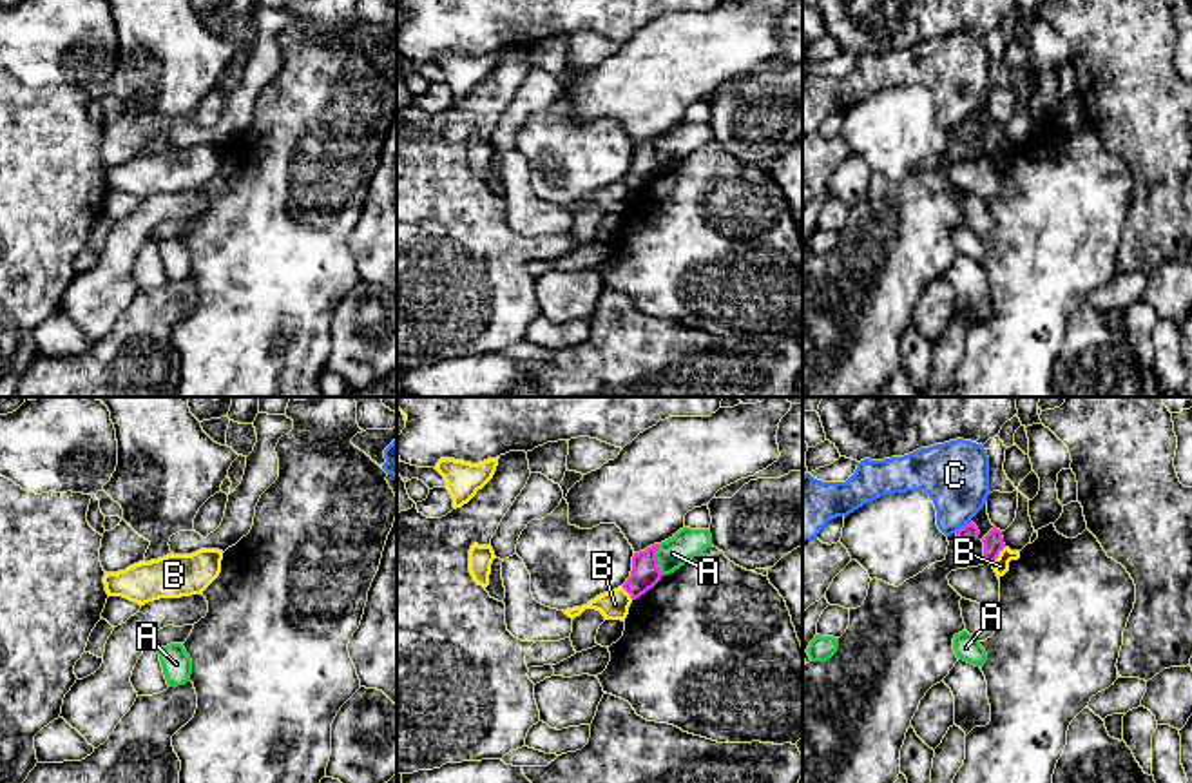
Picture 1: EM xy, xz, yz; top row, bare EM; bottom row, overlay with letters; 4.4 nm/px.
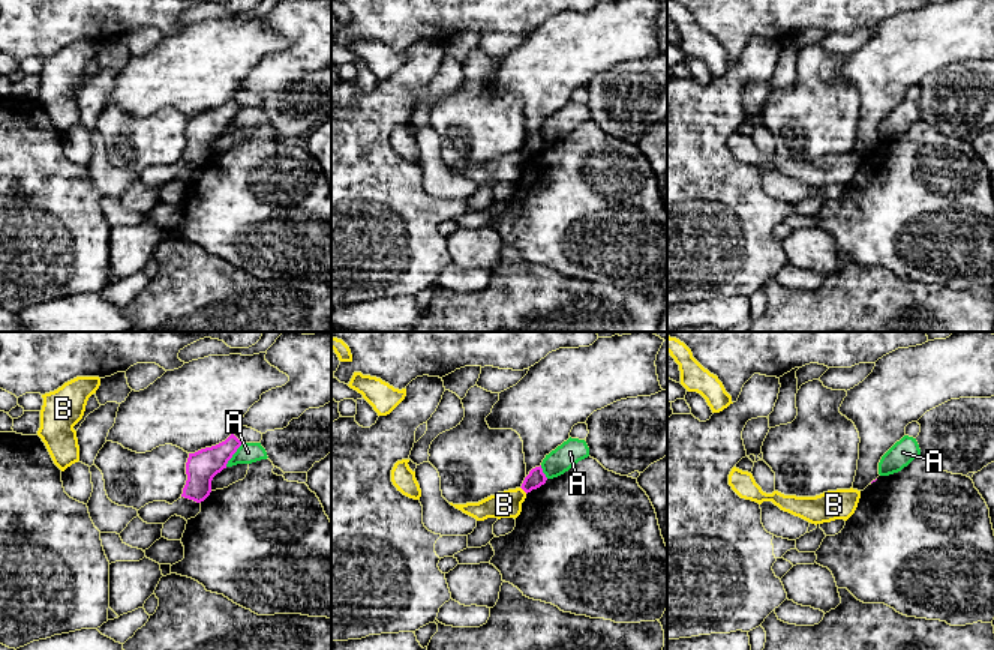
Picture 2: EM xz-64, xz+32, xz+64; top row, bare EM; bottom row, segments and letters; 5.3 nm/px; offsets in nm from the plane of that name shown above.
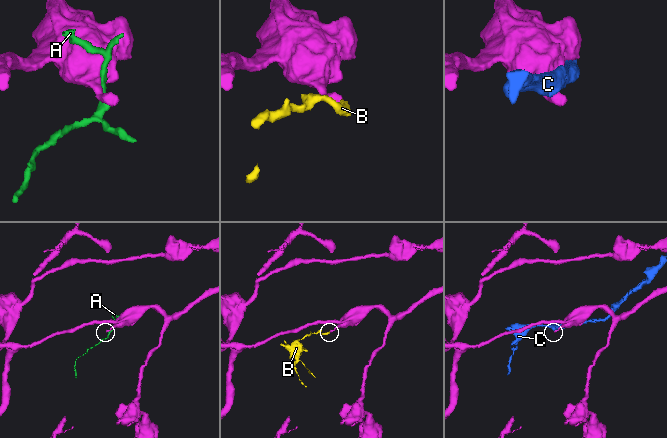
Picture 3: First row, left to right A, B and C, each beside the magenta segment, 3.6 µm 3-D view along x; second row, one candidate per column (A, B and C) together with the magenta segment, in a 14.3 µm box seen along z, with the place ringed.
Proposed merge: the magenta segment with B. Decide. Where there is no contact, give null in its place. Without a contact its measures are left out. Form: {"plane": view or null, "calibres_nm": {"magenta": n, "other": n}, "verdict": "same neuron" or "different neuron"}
{"plane": "yz", "calibres_nm": {"magenta": 100, "other": 70}, "verdict": "different neuron"}

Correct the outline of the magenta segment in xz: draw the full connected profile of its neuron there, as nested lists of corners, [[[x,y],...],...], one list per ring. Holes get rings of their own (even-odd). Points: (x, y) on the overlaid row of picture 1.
[[[654,544],[645,551],[634,553],[632,556],[632,571],[623,584],[623,589],[630,594],[632,600],[652,589],[663,576],[656,558],[658,547],[659,544]]]

